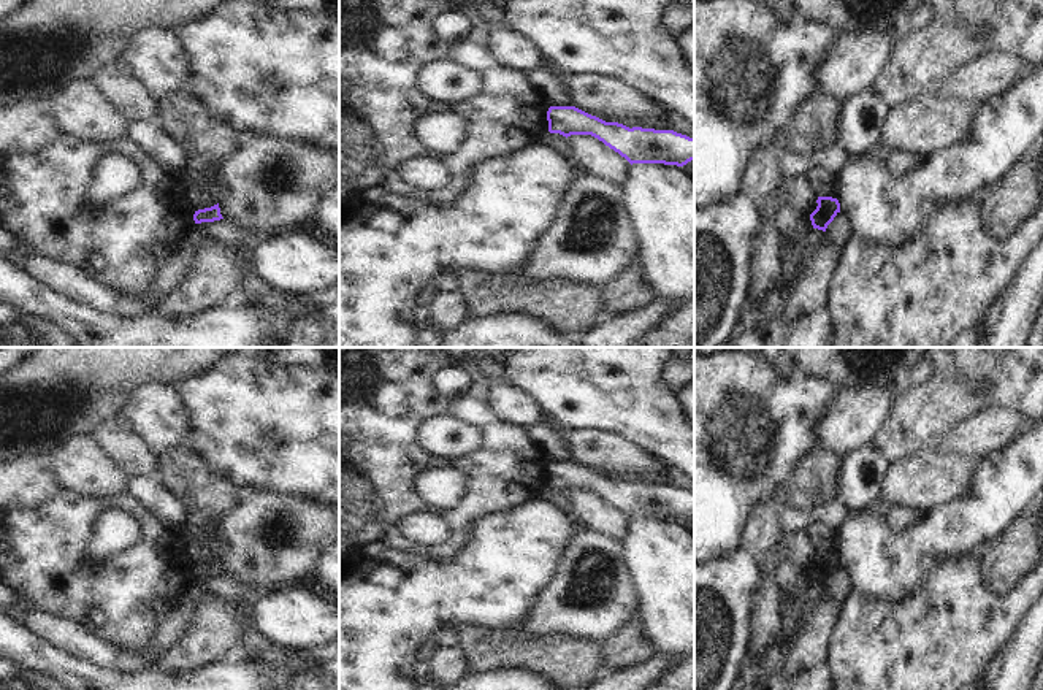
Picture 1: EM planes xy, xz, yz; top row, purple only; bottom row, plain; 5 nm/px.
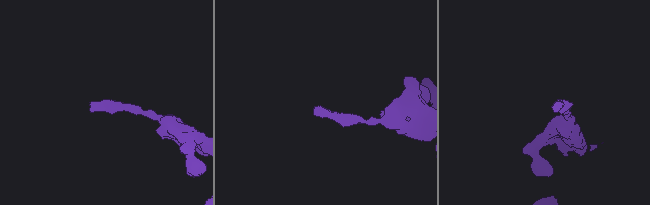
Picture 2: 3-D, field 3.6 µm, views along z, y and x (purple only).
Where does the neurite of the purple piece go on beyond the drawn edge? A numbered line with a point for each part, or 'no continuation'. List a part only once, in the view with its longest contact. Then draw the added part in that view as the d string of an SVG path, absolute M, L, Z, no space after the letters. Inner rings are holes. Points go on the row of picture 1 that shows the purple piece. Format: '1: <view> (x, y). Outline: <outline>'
no continuation

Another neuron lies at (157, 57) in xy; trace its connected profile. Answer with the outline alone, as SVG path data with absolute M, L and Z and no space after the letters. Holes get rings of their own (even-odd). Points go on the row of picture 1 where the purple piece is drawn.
M146 29L136 33L119 65L159 97L185 92L192 73L182 36L165 29Z

